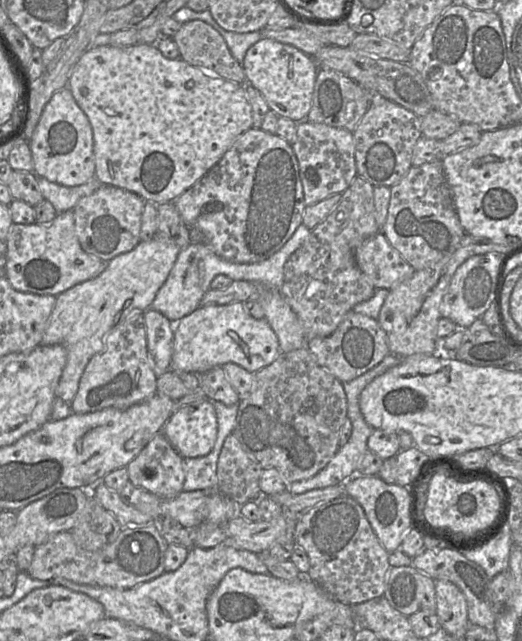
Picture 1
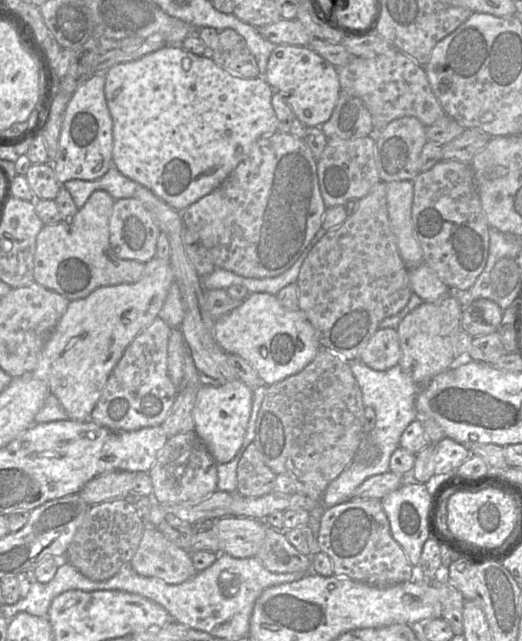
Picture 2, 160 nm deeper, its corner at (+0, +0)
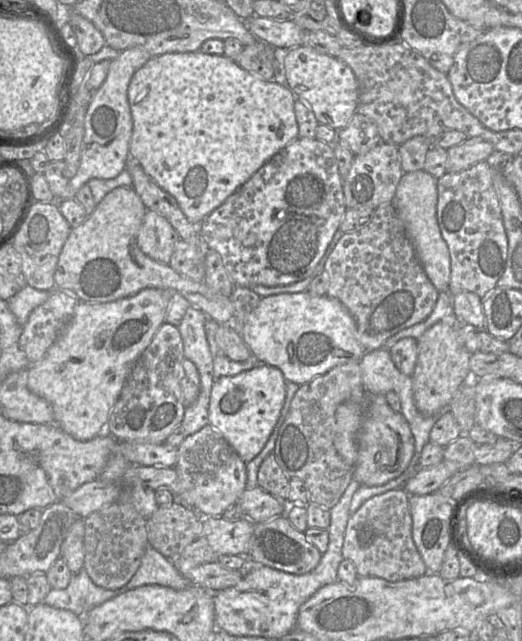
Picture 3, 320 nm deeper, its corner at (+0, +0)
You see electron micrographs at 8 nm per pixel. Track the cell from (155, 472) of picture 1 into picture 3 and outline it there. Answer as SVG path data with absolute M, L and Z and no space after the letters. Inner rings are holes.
M206 425L198 432L186 437L177 447L175 465L177 481L174 491L175 502L195 510L200 516L221 517L226 510L236 505L242 493L247 489L247 466L225 437L211 425Z

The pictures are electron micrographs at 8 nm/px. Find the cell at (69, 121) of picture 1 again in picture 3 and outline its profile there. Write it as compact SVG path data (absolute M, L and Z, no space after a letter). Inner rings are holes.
M128 49L111 61L106 80L93 94L86 110L79 168L57 200L74 198L89 180L115 178L128 167L133 133L133 118L127 96L128 87L133 75L150 59L151 55L144 50Z

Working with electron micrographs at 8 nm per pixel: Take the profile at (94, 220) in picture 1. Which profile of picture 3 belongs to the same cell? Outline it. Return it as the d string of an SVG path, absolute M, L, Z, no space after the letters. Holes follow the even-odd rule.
M147 210L137 236L138 246L143 253L169 265L178 240L178 234L165 217Z

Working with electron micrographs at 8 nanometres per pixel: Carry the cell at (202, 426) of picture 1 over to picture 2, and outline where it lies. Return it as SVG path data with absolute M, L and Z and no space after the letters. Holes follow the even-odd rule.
M235 380L219 386L200 386L193 410L194 431L218 464L234 459L241 449L252 413L253 390Z

